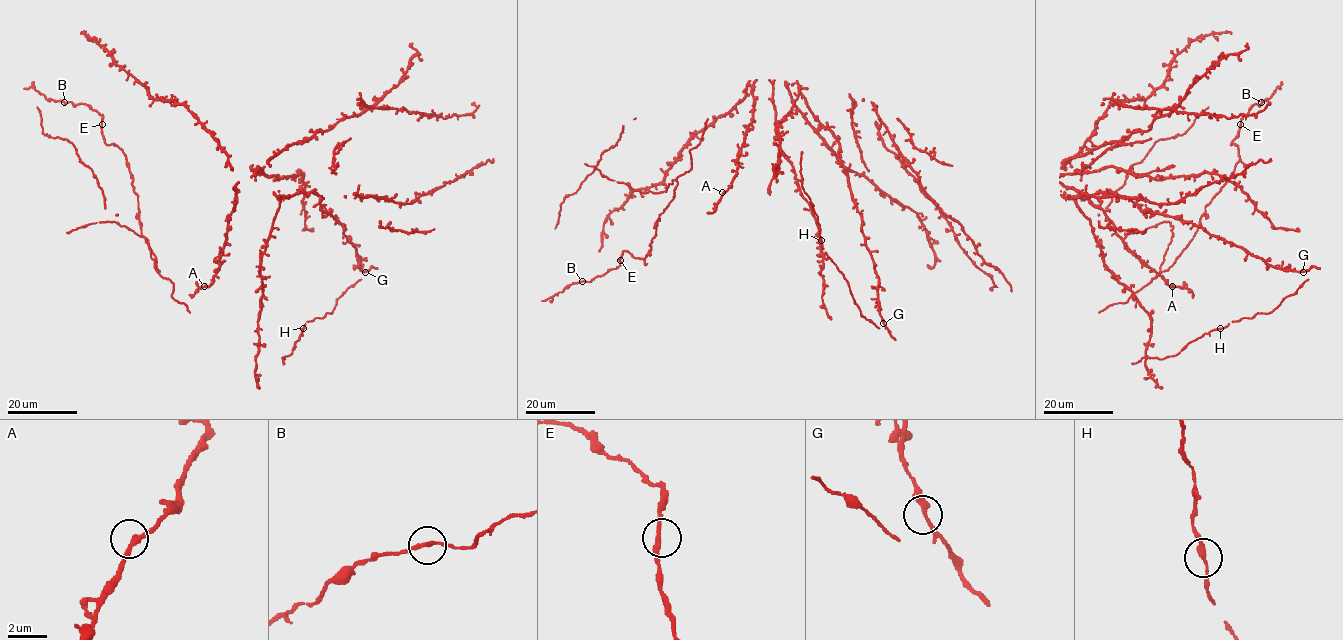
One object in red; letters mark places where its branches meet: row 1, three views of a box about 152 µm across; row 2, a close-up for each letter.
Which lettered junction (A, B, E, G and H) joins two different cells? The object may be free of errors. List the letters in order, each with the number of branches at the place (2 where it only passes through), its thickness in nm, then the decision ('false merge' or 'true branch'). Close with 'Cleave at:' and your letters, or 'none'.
A: 2 | 280 nm | true branch
B: 2 | 240 nm | true branch
E: 2 | 240 nm | true branch
G: 2 | 280 nm | true branch
H: 2 | 240 nm | true branch
Cleave at: none

